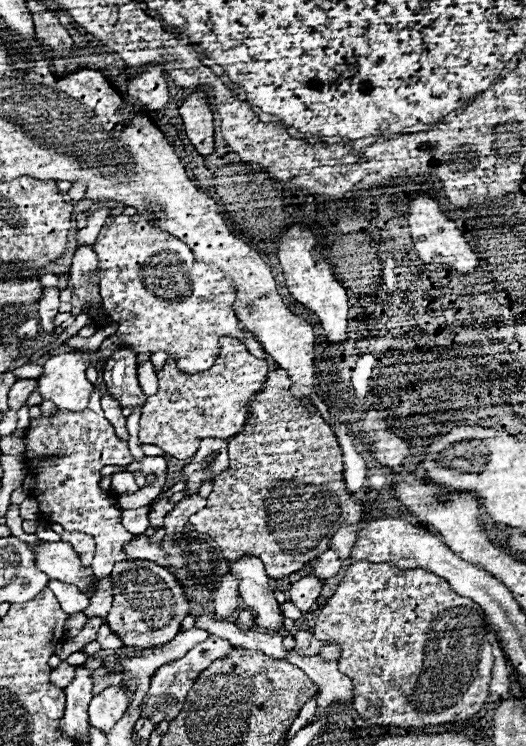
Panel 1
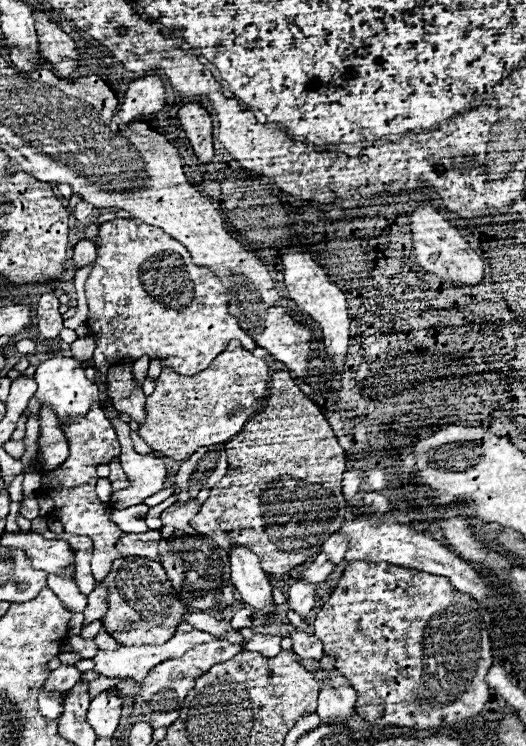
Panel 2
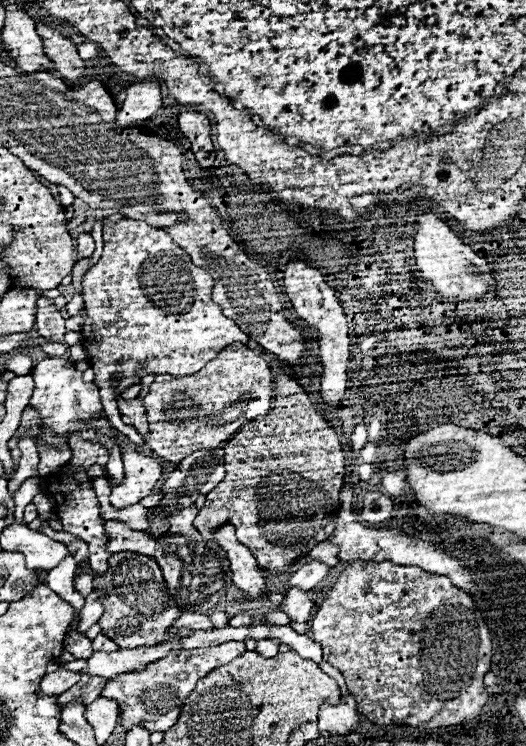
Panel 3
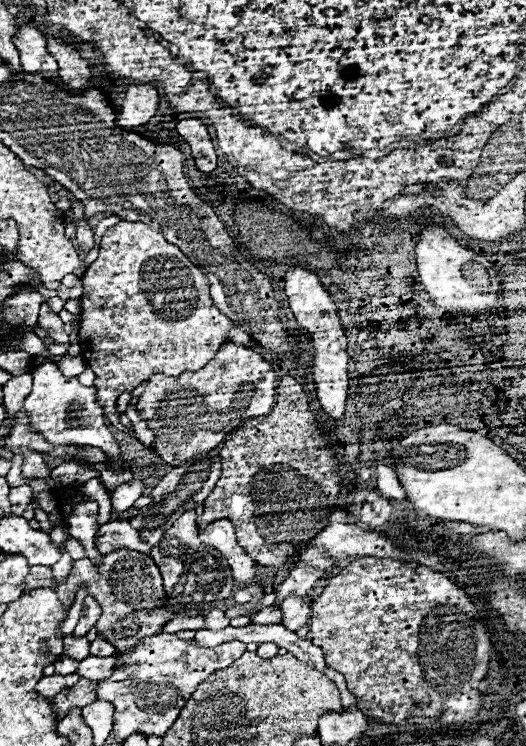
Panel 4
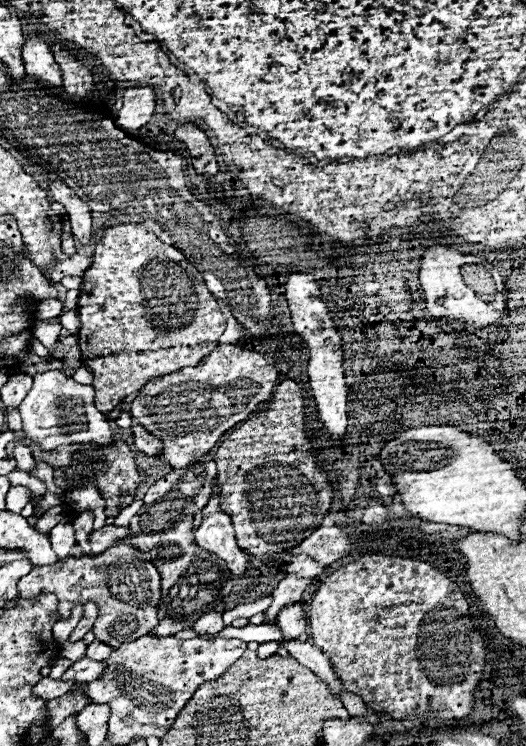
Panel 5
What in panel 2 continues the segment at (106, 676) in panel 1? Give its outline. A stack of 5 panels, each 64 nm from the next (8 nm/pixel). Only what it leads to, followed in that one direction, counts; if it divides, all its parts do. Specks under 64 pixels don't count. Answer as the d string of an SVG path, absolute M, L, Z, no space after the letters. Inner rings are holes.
M94 670L86 672L82 678L84 678L84 680L88 682L88 686L90 686L90 688L88 688L90 698L94 698L94 696L98 696L100 692L104 692L104 690L112 688L114 684L118 684L118 678L106 678L106 676L102 676L102 674L94 672Z

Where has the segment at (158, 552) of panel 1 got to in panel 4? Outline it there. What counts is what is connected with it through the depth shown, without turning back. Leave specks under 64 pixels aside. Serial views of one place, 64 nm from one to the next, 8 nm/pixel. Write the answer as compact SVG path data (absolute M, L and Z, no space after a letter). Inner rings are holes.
M110 520L98 530L98 550L102 554L110 554L120 548L136 550L136 552L144 552L144 554L150 554L150 550L152 550L152 546L142 540L140 532L136 532L136 528L132 528L130 522Z

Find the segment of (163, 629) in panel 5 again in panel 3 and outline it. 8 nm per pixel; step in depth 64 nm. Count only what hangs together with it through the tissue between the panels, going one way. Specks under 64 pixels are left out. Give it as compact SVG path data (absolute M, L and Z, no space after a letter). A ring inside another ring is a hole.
M184 612L184 614L174 622L174 628L180 628L180 626L192 628L192 630L198 630L198 628L214 630L214 624L212 624L210 616L206 616L206 614L198 614L198 612Z

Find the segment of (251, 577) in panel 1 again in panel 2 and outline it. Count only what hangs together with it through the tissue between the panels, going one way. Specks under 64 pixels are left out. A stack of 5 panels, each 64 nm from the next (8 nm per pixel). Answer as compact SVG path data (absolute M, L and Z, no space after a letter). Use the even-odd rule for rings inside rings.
M234 548L230 552L230 562L232 582L242 596L242 602L272 620L276 616L276 604L272 598L270 580L260 568L260 558L246 548Z

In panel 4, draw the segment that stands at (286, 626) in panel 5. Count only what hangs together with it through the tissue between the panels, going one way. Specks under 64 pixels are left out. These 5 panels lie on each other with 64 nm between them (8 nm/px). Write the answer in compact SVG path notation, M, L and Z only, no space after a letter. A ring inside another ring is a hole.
M286 596L286 600L282 600L280 610L284 614L282 624L290 630L298 630L300 626L306 626L308 618L310 618L310 600L304 596Z

